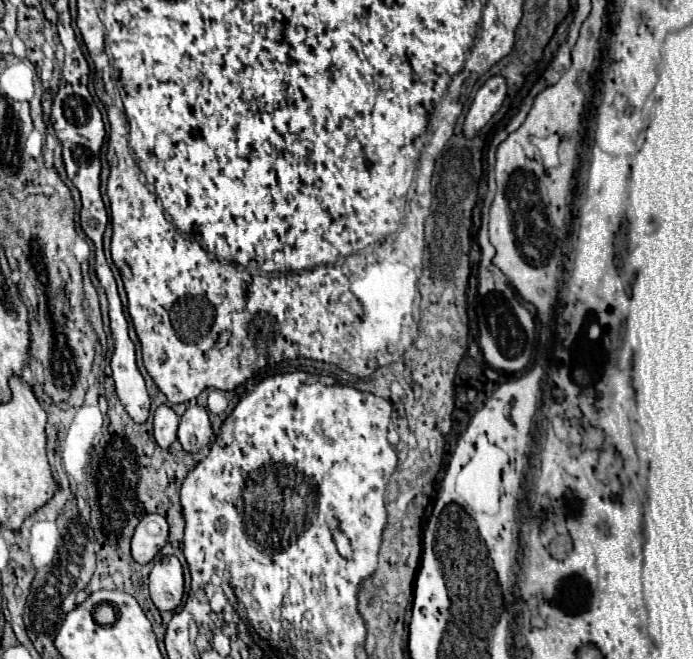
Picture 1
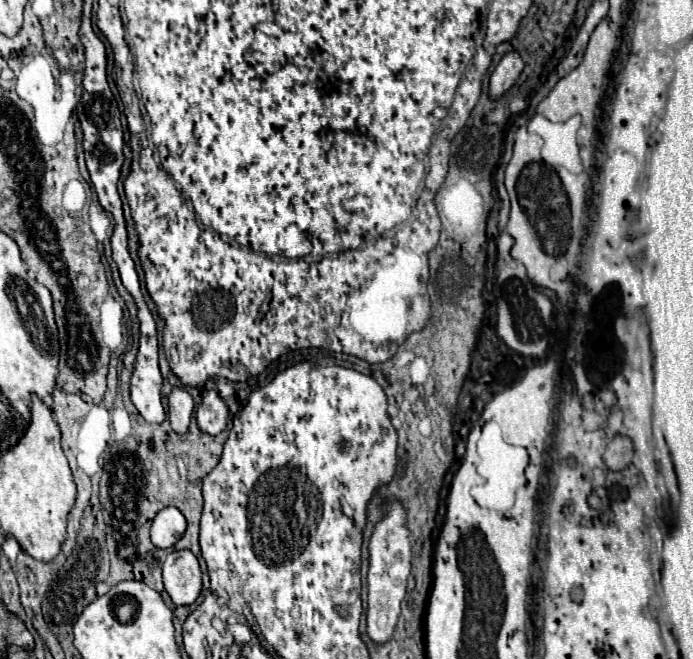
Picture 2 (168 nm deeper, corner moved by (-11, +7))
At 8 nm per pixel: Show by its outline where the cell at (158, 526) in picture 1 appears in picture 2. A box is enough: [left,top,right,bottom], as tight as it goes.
[152,507,186,549]

